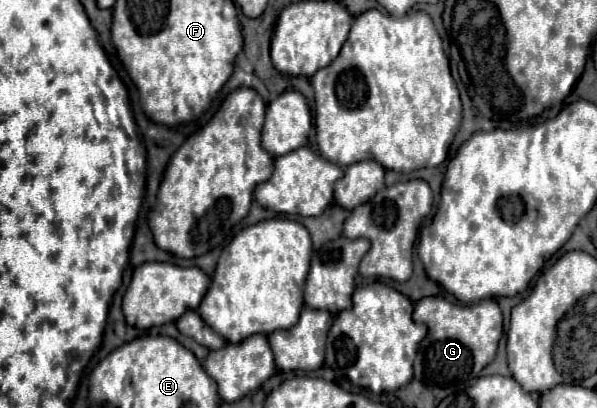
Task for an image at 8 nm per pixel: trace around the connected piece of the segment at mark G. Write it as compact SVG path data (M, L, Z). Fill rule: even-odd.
M442 296L422 298L414 304L414 320L424 322L428 326L426 338L420 342L416 360L414 360L414 378L426 384L430 390L448 390L448 392L462 392L464 388L472 386L480 376L482 368L490 364L496 356L498 342L502 338L502 312L496 300L480 300L476 304L450 304Z

